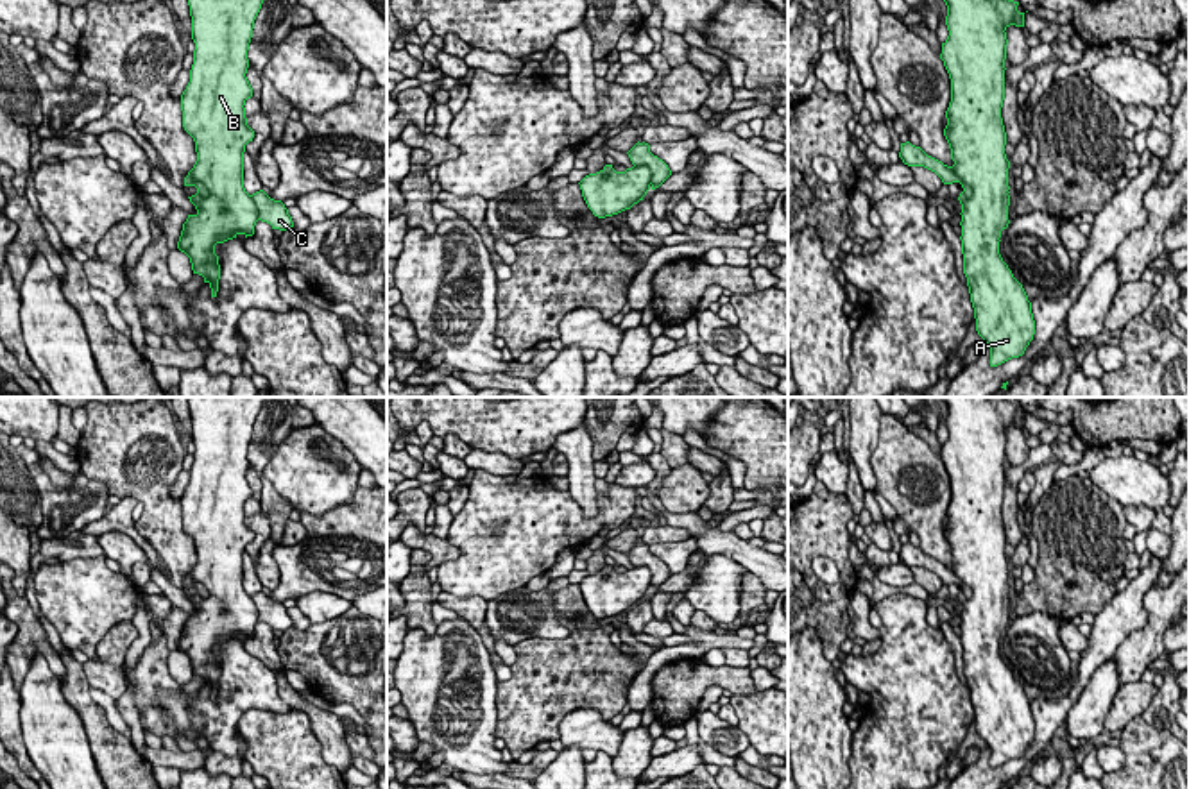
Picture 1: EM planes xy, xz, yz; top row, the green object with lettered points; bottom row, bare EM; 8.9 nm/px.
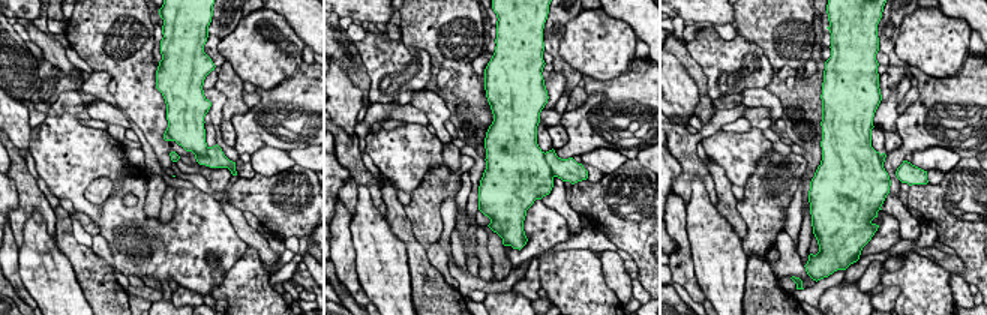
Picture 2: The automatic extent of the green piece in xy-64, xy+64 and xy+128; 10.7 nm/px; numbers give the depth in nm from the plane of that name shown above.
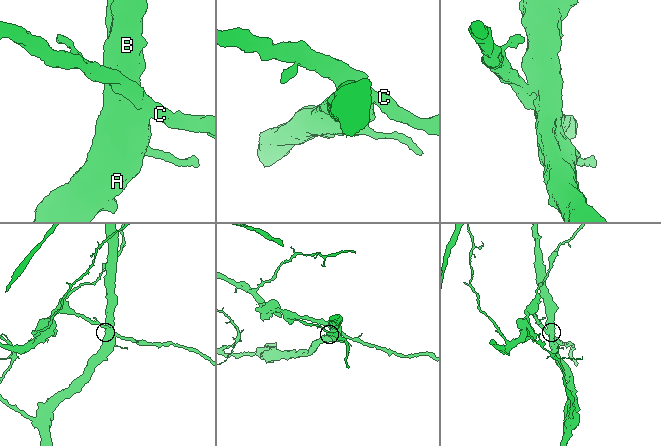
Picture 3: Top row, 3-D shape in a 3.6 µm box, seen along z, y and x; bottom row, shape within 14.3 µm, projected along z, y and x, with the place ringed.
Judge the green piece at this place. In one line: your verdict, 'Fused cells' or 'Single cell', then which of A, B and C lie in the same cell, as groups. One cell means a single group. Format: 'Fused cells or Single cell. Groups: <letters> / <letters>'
Fused cells. Groups: A B / C

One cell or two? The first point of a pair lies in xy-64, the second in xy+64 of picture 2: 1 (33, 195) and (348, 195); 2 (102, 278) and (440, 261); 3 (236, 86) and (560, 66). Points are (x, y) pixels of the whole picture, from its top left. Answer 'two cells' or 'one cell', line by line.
1: one cell
2: two cells
3: one cell

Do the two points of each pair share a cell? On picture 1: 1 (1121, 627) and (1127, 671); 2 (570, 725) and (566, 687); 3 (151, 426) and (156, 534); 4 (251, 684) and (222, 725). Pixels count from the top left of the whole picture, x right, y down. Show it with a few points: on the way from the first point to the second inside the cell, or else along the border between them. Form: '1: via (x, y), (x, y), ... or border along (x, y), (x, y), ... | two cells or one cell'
1: border along (1143, 605), (1146, 623), (1134, 630), (1112, 655) | two cells
2: border along (609, 721), (572, 709), (559, 739) | two cells
3: via (124, 451), (124, 480), (154, 505) | one cell
4: via (240, 695), (222, 714) | one cell

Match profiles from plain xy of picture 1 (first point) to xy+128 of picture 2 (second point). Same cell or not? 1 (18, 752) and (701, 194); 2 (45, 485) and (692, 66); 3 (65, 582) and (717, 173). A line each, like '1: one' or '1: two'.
1: two
2: two
3: two

